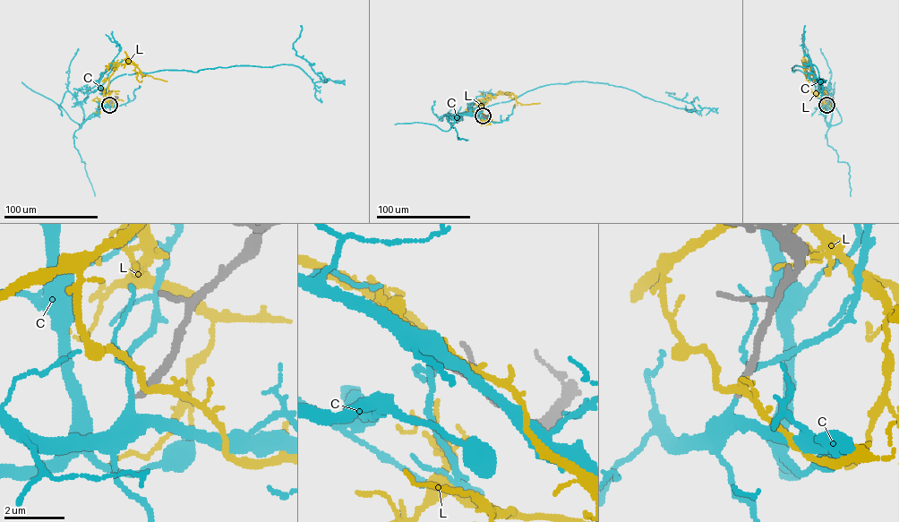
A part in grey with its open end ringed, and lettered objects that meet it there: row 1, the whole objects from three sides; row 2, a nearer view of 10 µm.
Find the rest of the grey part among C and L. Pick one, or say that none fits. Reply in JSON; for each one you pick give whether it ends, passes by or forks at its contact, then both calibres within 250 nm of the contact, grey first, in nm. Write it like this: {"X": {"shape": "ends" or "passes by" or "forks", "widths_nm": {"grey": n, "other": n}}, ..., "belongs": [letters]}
{"belongs": []}

